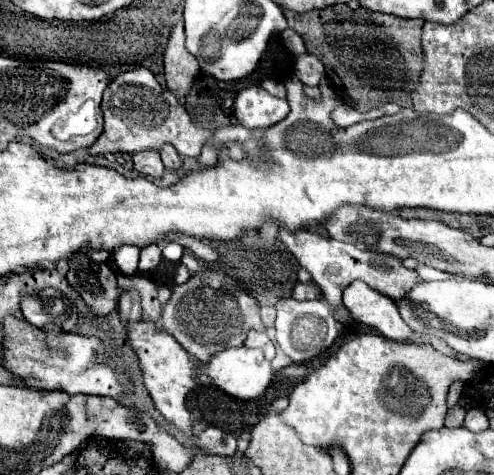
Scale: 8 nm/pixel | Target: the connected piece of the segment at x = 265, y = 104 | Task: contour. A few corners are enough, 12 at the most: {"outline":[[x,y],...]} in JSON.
{"outline":[[262,87],[236,95],[244,127],[266,129],[290,113],[286,99]]}

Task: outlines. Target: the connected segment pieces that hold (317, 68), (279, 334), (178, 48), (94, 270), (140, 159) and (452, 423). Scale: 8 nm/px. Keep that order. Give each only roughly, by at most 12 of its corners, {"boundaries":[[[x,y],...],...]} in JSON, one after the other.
{"boundaries":[[[310,53],[296,57],[296,75],[306,85],[324,77],[324,65]],[[282,299],[276,341],[294,363],[338,337],[330,305]],[[182,21],[164,49],[168,89],[190,91],[198,61],[184,47]],[[88,249],[72,255],[66,279],[96,315],[120,299],[116,275]],[[158,151],[132,155],[134,169],[150,179],[162,177],[164,165]],[[452,407],[446,415],[446,427],[464,425],[466,411]]]}

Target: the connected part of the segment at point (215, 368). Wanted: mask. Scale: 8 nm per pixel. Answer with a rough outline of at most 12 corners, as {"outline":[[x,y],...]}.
{"outline":[[224,349],[202,371],[228,395],[258,399],[274,369],[260,349]]}

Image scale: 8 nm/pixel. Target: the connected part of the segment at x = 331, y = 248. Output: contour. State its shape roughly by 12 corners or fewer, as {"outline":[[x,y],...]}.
{"outline":[[312,231],[280,241],[340,307],[356,279],[398,301],[420,281],[400,259]]}

